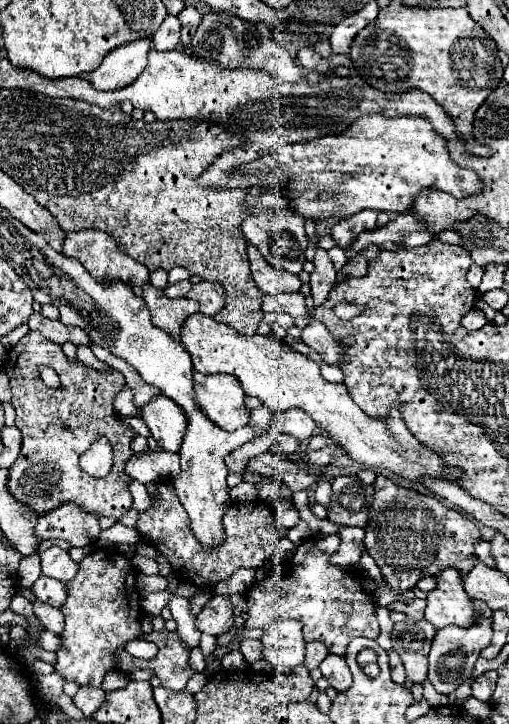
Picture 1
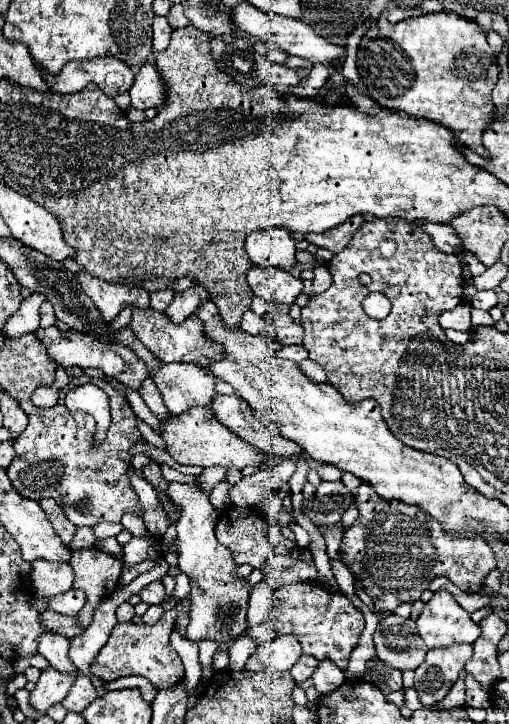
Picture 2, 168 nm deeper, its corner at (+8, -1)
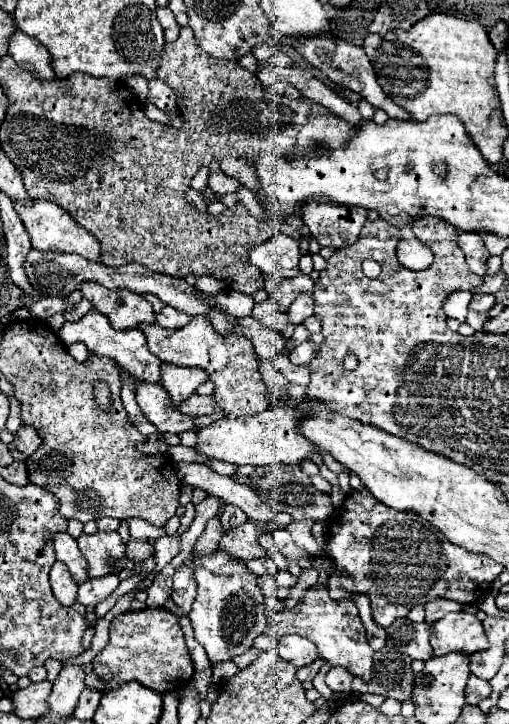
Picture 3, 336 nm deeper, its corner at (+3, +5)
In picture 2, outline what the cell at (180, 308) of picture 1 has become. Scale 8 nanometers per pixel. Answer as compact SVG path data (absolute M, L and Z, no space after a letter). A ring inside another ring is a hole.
M135 308L133 318L131 318L131 330L163 364L197 362L199 366L207 366L209 360L219 360L223 356L221 344L203 340L203 322L195 314L185 318L185 322L175 324L175 322L169 322L169 318L165 318L165 312L159 312L153 308L147 308L147 310Z

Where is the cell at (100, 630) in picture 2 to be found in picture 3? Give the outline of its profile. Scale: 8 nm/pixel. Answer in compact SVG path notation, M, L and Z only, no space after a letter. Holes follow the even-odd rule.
M214 552L212 556L198 556L194 580L198 582L198 596L188 614L196 640L204 646L208 660L212 664L234 660L244 654L256 636L266 628L264 614L264 594L256 586L256 574L252 574L242 562L236 562L224 552Z

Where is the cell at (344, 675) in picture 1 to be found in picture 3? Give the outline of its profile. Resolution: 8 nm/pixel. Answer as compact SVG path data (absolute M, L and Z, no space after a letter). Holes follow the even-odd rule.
M334 666L328 674L326 674L326 684L330 686L332 692L350 692L352 688L352 674L346 672L346 668L338 668Z

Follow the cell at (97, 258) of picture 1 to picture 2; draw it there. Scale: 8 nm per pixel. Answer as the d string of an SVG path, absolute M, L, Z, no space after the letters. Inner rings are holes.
M67 258L63 262L63 266L77 276L77 280L81 282L85 294L95 302L95 306L101 310L105 320L117 318L117 314L123 310L125 304L139 306L139 308L149 306L149 292L141 290L141 286L127 286L127 284L107 282L99 276L89 274L73 258Z

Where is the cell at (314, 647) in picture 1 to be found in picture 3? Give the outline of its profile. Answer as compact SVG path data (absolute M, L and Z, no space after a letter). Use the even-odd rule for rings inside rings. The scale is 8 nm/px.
M316 660L316 662L310 664L310 666L302 666L302 668L298 668L298 680L300 680L300 682L314 680L314 676L316 676L318 670L322 668L322 664L324 664L324 660Z

